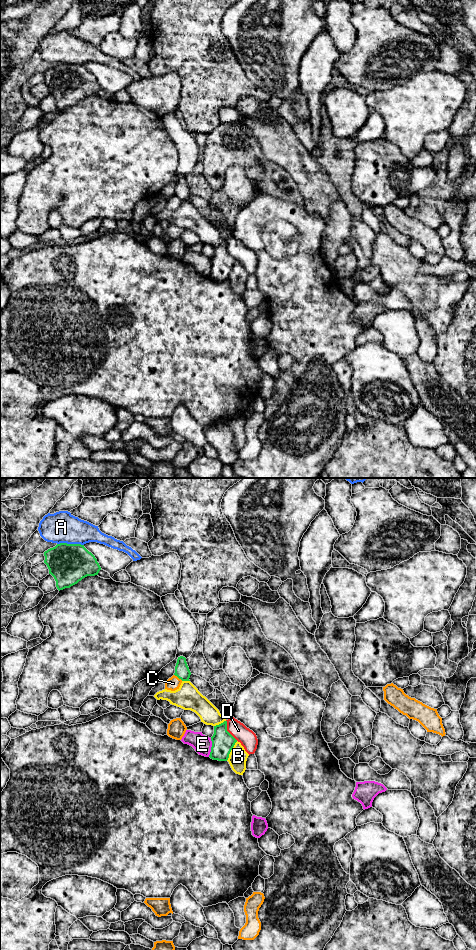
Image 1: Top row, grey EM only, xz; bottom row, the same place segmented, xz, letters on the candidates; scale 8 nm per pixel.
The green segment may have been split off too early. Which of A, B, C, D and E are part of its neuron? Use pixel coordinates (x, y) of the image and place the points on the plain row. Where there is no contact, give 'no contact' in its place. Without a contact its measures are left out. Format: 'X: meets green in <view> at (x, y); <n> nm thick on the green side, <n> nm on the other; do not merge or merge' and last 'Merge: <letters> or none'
A: meets green in xz at (70, 64); 320 nm thick on the green side, 260 nm on the other; do not merge
B: meets green in xz at (230, 271); 180 nm thick on the green side, 150 nm on the other; do not merge
C: meets green in xz at (178, 197); 120 nm thick on the green side, 110 nm on the other; do not merge
D: meets green in xz at (226, 250); 180 nm thick on the green side, 140 nm on the other; do not merge
E: meets green in xz at (211, 267); 180 nm thick on the green side, 150 nm on the other; do not merge
Merge: none

